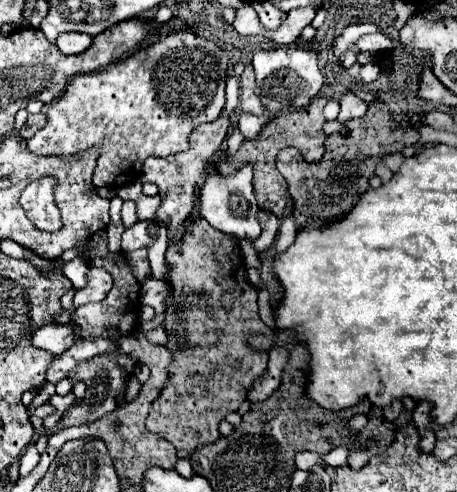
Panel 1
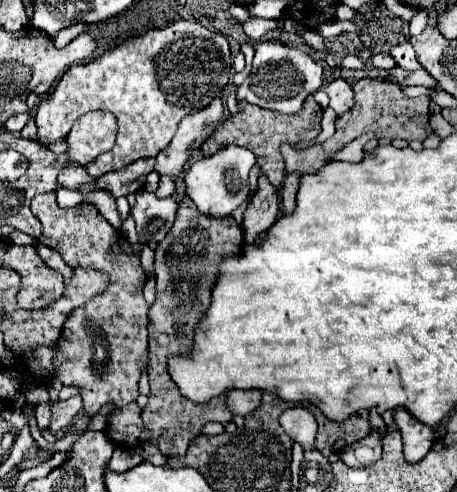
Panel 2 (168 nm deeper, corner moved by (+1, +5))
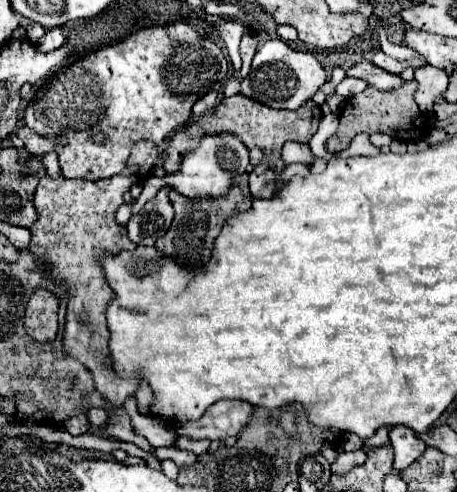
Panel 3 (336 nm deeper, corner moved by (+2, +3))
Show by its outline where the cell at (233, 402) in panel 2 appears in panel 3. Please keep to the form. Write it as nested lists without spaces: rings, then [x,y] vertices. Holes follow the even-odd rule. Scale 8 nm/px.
[[[218,401],[200,419],[182,423],[176,433],[192,439],[226,439],[244,429],[252,409],[246,401]]]

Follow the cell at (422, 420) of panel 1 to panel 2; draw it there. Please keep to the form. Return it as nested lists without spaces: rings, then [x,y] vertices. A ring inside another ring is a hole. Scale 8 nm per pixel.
[[[397,409],[393,413],[393,419],[395,419],[395,425],[403,437],[403,455],[405,455],[405,461],[407,463],[415,463],[415,461],[421,461],[427,451],[431,449],[433,445],[433,429],[419,423],[413,415],[409,415],[407,411],[403,409]]]

